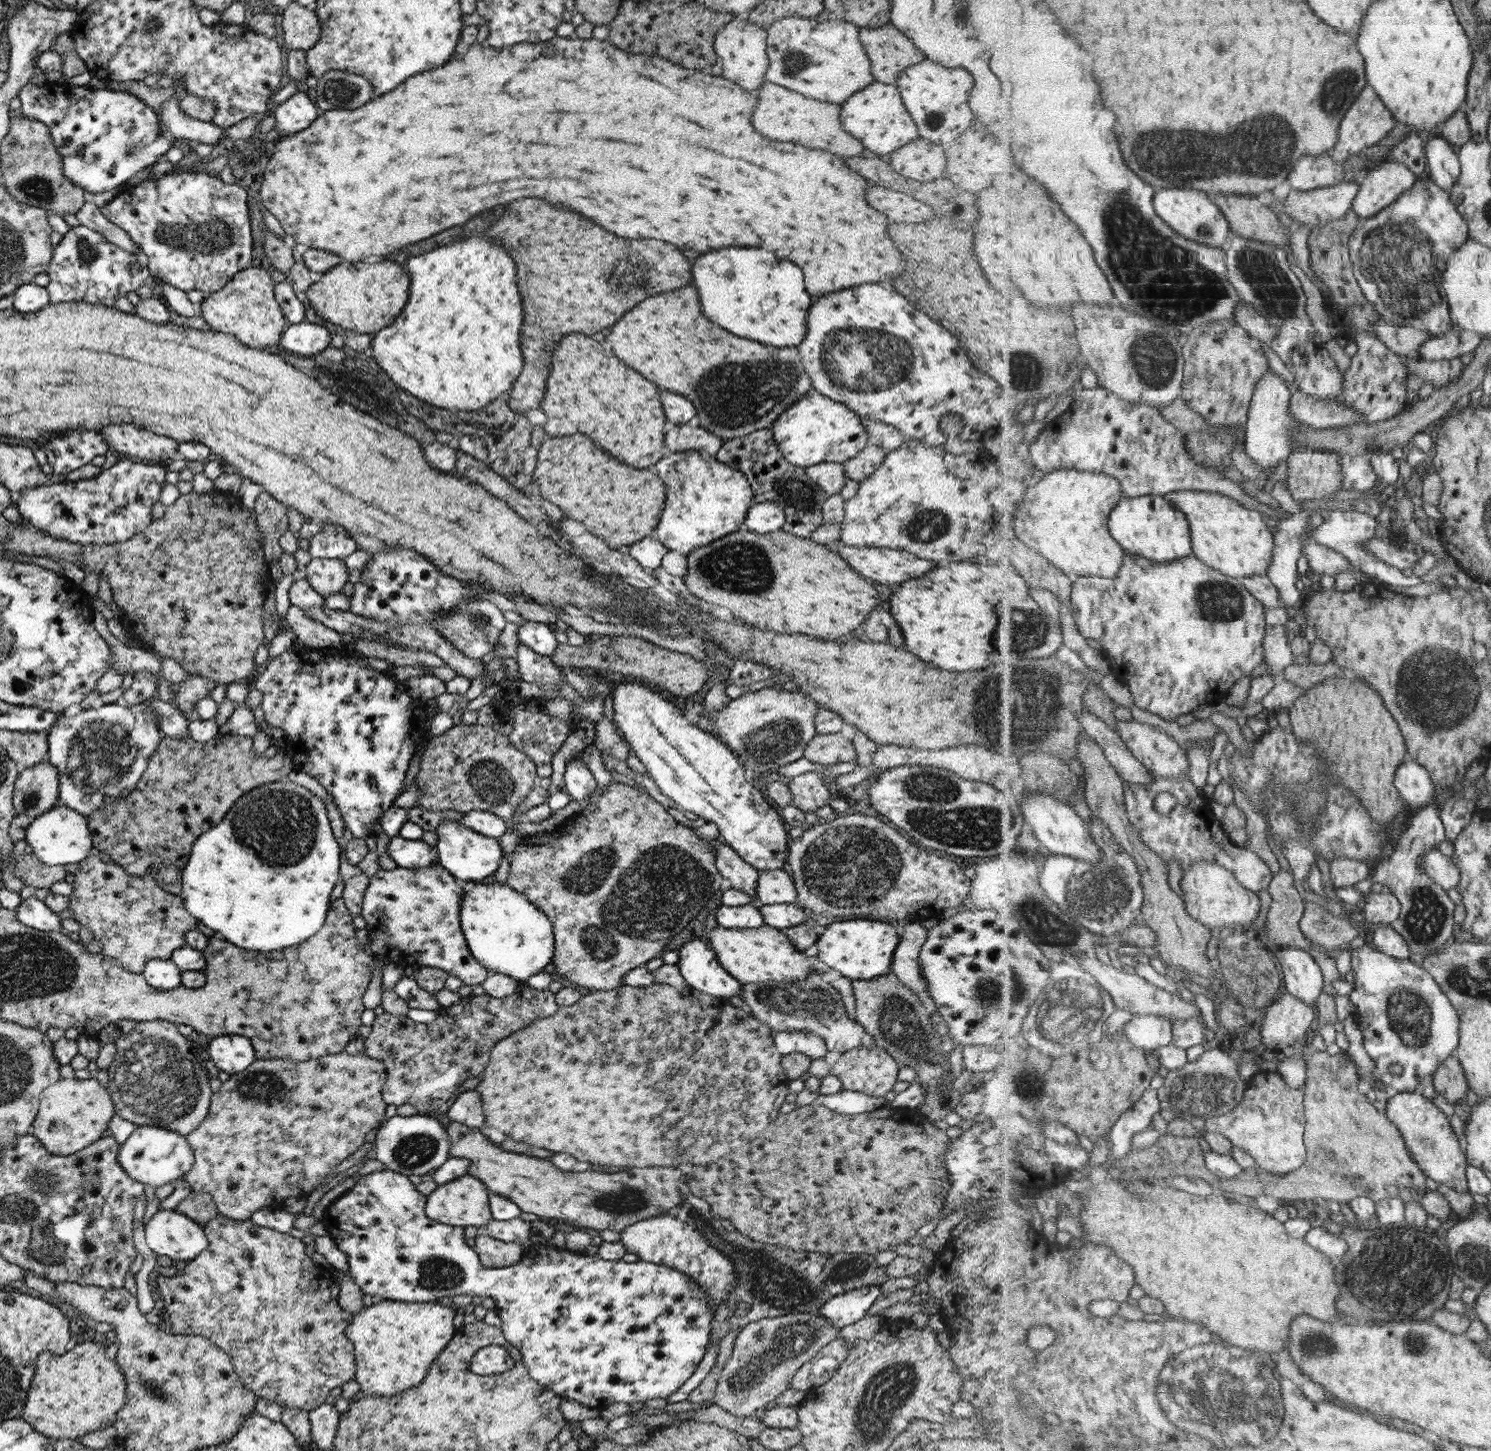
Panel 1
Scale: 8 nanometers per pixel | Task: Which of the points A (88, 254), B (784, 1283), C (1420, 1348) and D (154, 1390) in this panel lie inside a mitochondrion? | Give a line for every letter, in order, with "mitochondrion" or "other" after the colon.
A: mitochondrion
B: mitochondrion
C: mitochondrion
D: mitochondrion

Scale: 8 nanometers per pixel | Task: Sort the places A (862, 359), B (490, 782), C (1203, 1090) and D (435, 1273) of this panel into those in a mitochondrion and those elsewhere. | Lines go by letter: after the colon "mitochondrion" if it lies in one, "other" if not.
A: mitochondrion
B: mitochondrion
C: mitochondrion
D: mitochondrion

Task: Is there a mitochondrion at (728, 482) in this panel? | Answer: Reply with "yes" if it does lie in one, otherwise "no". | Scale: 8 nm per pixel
no

